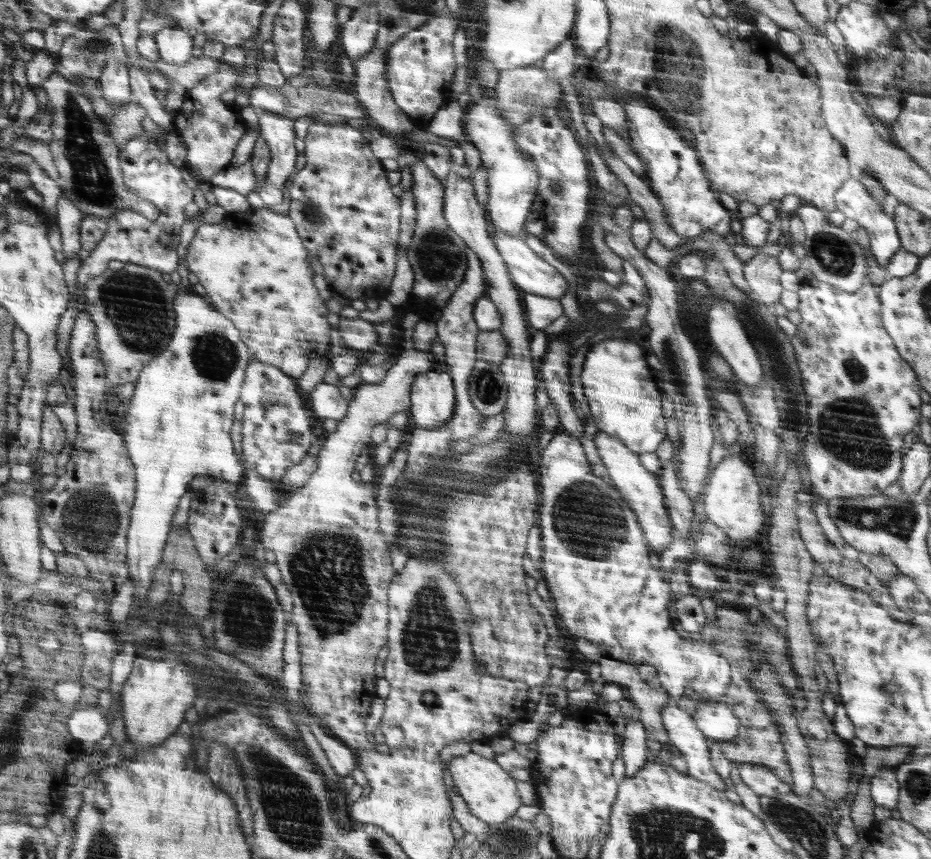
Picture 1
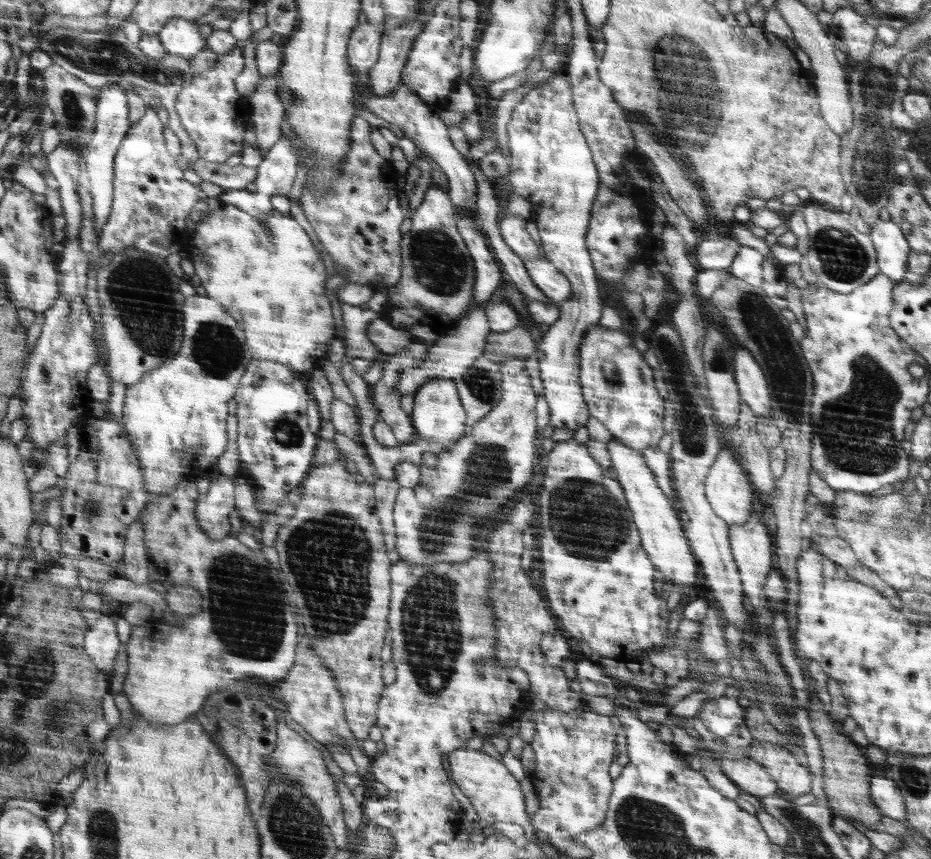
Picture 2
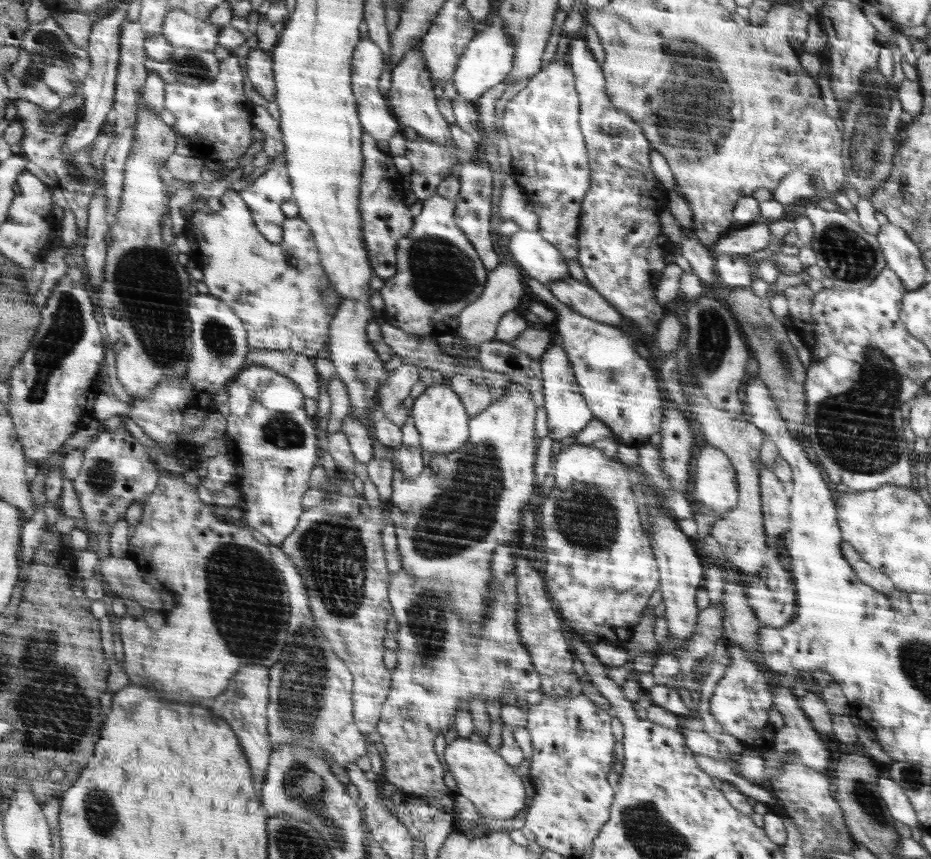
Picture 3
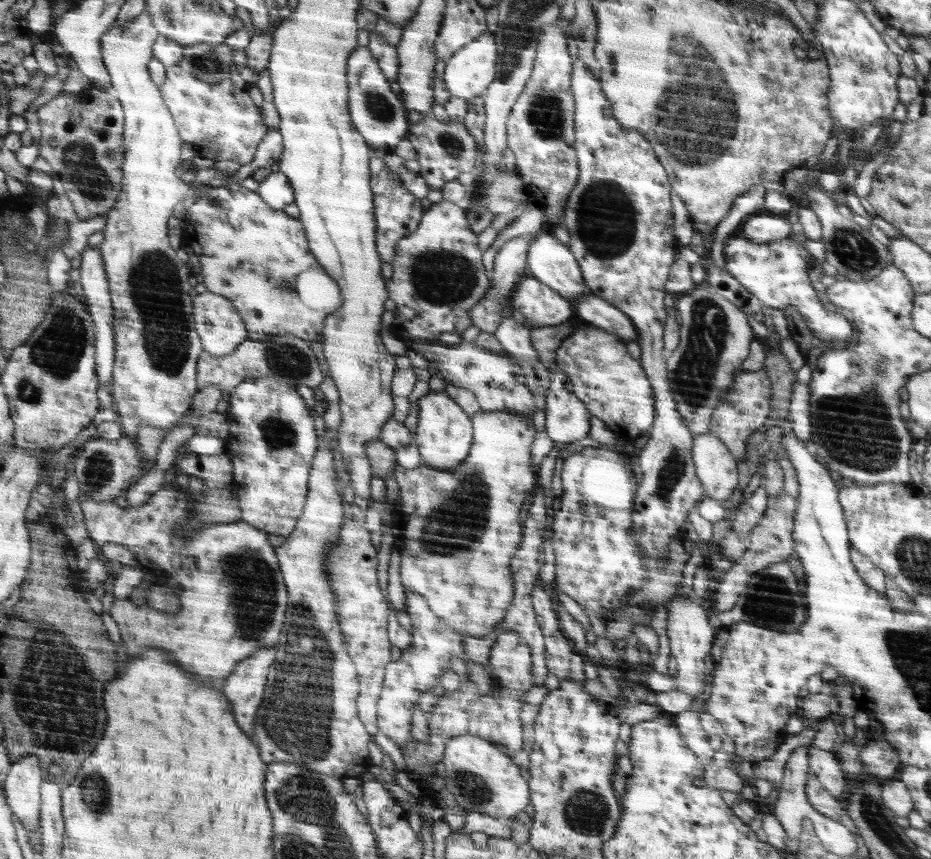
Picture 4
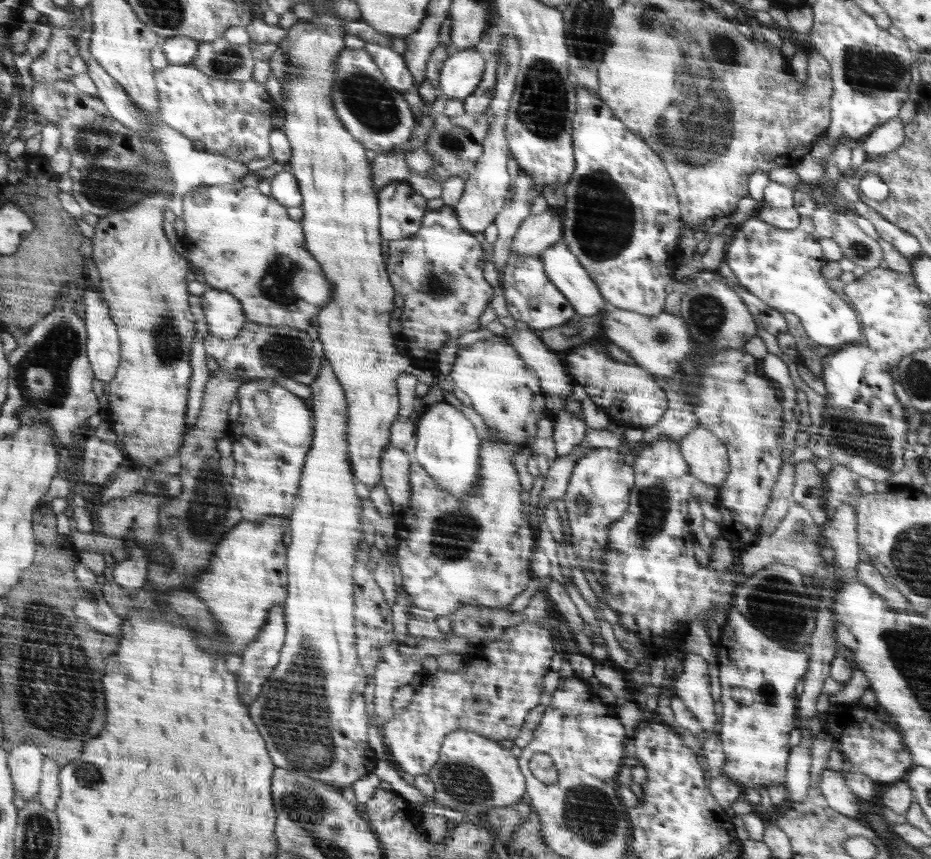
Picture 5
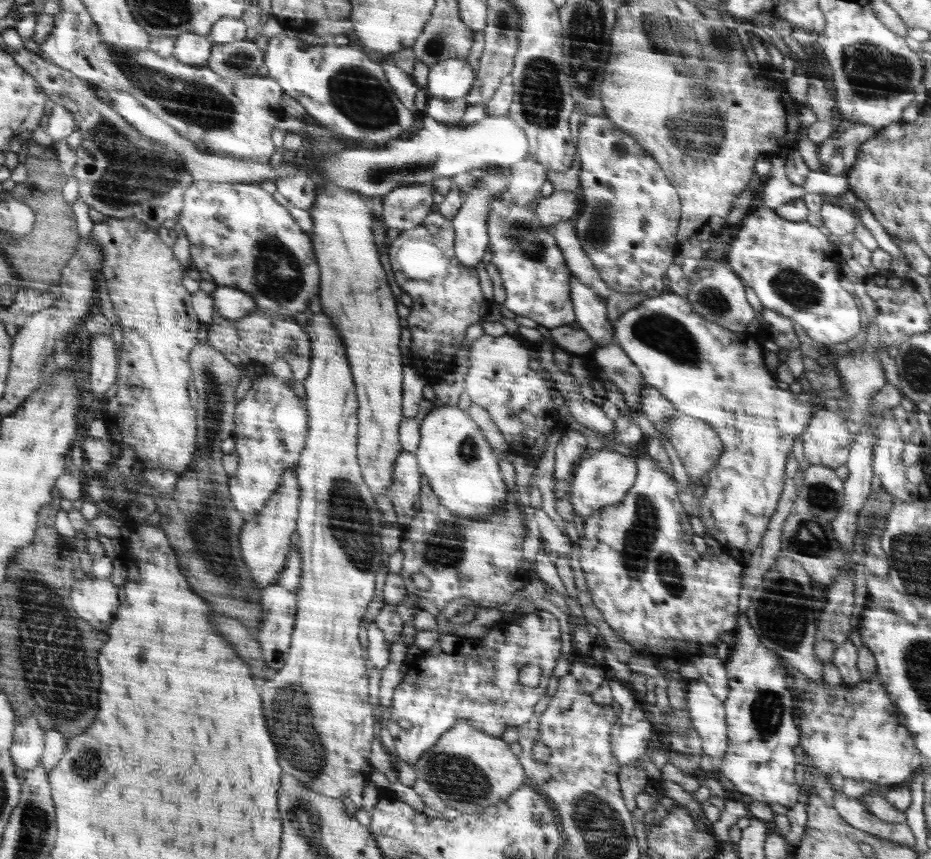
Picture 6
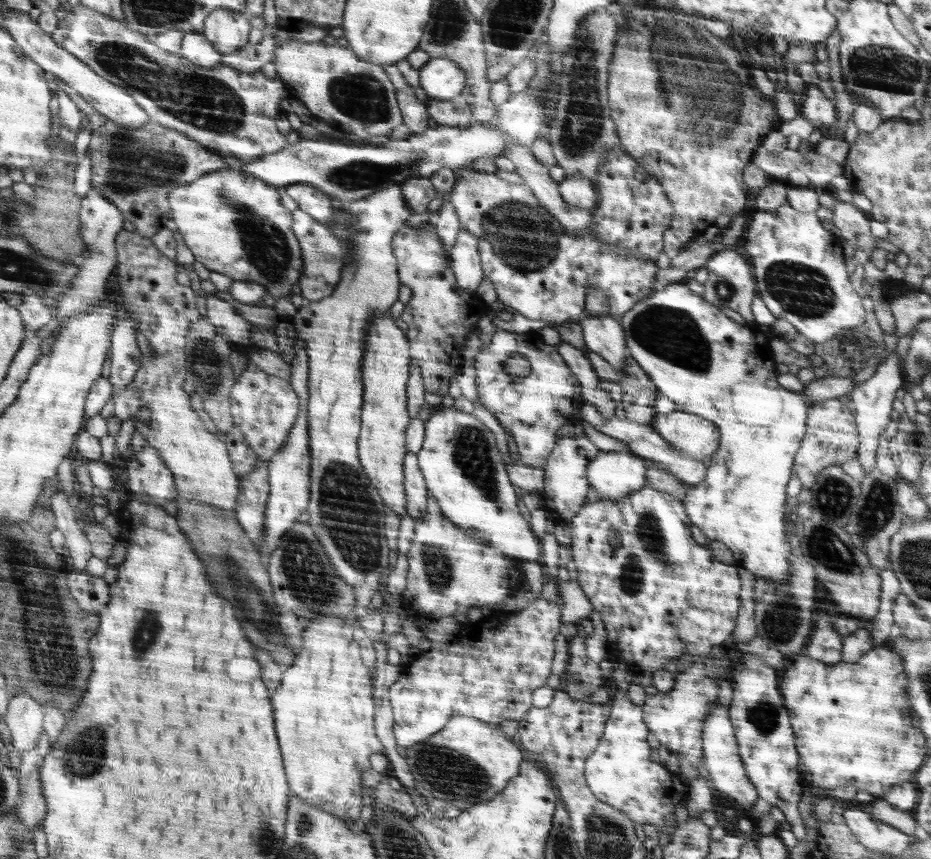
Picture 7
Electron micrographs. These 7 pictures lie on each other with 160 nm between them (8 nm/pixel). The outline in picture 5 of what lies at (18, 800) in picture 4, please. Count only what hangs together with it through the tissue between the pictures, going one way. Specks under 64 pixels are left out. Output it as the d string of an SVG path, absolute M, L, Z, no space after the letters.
M30 740L13 748L7 759L11 777L16 784L16 793L20 793L26 801L39 796L44 759L40 745Z

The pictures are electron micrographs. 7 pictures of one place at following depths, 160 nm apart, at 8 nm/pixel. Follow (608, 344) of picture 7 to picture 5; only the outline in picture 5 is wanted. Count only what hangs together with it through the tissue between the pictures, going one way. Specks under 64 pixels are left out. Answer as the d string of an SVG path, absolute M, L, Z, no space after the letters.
M558 242L541 255L547 279L571 302L572 308L585 317L594 316L608 307L594 280L578 263L574 254Z

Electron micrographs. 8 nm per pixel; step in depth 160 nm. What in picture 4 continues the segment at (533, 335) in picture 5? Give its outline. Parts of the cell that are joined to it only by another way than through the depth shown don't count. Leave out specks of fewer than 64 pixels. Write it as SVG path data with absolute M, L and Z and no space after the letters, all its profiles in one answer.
M516 316L504 317L493 335L512 358L536 364L536 362L540 363L540 359L538 359L537 350L531 343L530 328Z

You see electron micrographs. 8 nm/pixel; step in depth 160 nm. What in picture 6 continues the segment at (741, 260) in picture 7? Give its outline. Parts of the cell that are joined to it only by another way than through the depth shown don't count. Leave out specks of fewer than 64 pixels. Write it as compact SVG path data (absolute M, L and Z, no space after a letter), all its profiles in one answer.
M724 258L716 261L718 264L712 266L711 274L708 277L693 279L692 290L688 295L688 301L695 306L695 312L714 324L723 325L724 328L731 329L732 332L744 332L748 324L754 320L754 310L748 304L744 296L745 281L732 270L731 264L726 264Z

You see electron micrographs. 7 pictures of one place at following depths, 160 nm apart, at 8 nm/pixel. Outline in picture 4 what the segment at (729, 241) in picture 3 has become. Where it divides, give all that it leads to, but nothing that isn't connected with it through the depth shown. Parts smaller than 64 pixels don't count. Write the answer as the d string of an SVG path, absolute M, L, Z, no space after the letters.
M762 212L752 215L736 234L756 244L769 244L792 234L792 225L785 214Z

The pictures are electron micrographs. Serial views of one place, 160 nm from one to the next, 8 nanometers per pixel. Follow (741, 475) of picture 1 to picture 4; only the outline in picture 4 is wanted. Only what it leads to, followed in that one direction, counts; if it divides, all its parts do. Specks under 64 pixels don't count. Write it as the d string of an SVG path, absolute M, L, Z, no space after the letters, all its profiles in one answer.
M714 432L696 435L691 451L705 496L712 500L728 500L738 486L736 456Z

